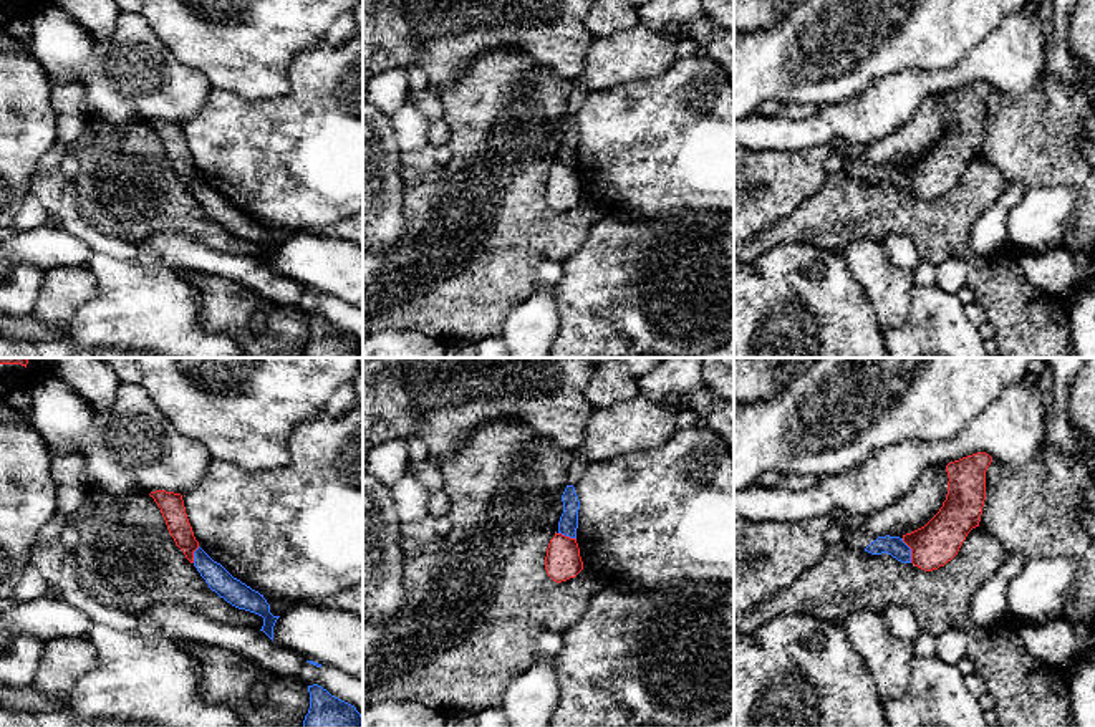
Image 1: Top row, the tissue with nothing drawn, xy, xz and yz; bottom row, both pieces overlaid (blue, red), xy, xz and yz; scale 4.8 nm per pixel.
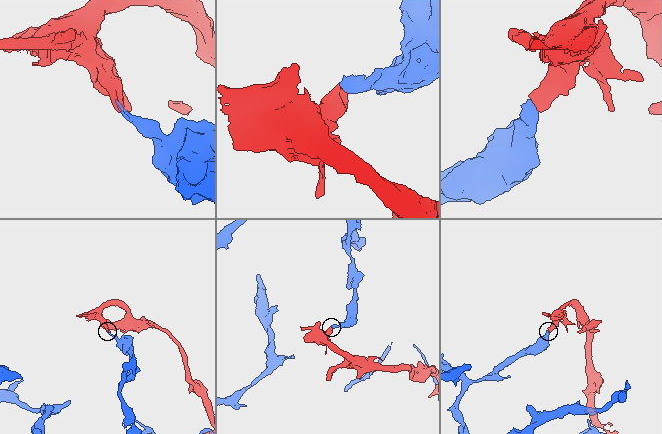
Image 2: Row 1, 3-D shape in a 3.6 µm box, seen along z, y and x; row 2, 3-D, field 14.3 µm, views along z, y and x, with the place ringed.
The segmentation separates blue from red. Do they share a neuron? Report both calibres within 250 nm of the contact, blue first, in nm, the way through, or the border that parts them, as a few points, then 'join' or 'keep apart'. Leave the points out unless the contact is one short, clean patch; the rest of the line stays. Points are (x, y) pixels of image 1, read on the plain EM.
100 nm thick on the blue side, 220 nm on the other; border along yz (902, 168), (910, 178), (911, 191); keep apart

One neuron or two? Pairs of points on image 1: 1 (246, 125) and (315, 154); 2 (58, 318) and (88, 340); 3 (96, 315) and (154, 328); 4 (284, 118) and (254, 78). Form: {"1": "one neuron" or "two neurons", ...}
{"1": "one neuron", "2": "two neurons", "3": "one neuron", "4": "two neurons"}

